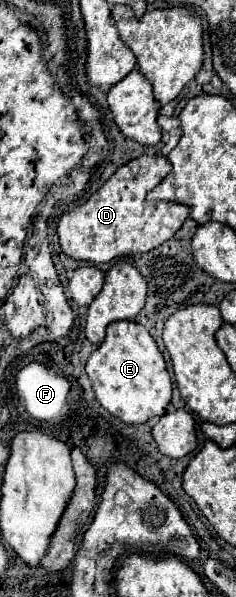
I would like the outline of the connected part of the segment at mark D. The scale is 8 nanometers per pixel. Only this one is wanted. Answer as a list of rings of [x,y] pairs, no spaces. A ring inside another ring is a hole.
[[[139,156],[131,162],[127,162],[125,166],[121,166],[103,186],[101,190],[97,190],[83,206],[73,208],[71,212],[63,214],[59,220],[59,242],[63,252],[69,258],[75,260],[85,260],[85,262],[93,262],[93,264],[105,264],[111,262],[115,258],[125,258],[125,256],[133,256],[133,254],[145,254],[153,248],[159,248],[161,244],[165,244],[167,240],[171,240],[171,236],[175,236],[175,232],[183,226],[183,222],[189,218],[189,208],[181,206],[181,204],[171,204],[171,202],[147,202],[147,192],[151,192],[167,174],[171,172],[171,162],[165,156]]]

